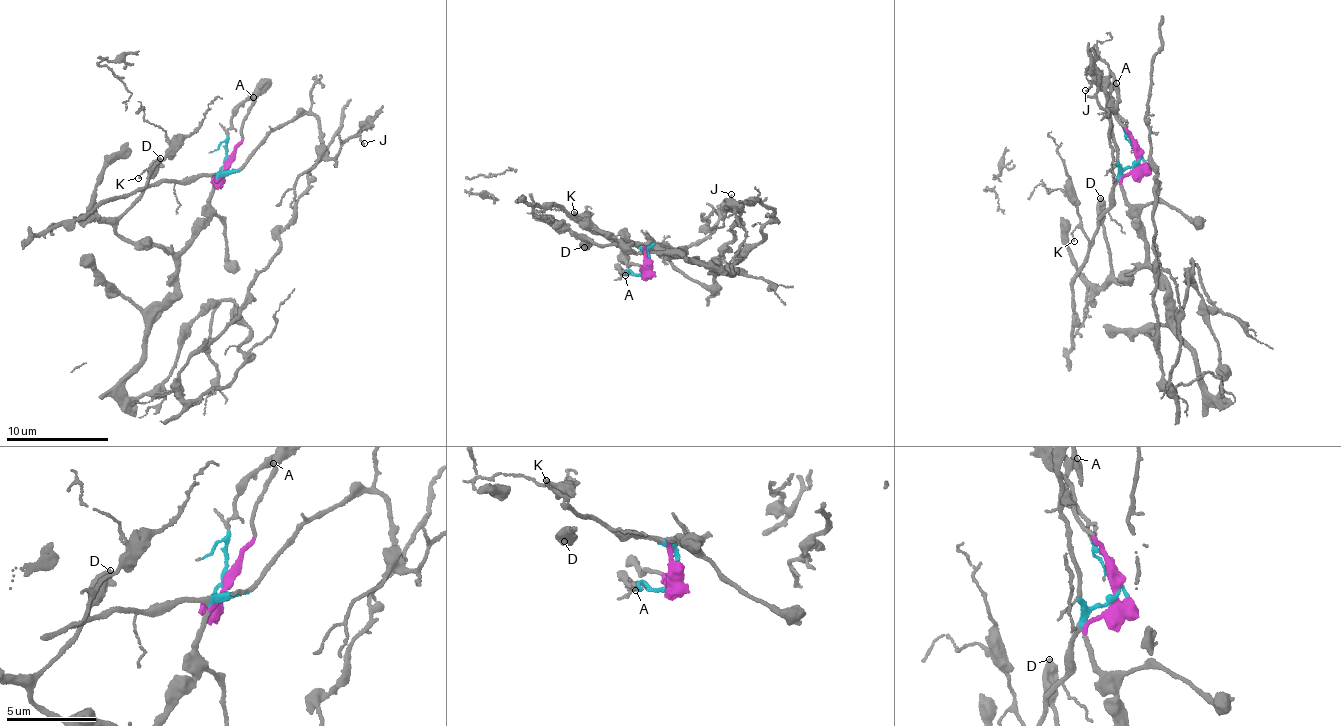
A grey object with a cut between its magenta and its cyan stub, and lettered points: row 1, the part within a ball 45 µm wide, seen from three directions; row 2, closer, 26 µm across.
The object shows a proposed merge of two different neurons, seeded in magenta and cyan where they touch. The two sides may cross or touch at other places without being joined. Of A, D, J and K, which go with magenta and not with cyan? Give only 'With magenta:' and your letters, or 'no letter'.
With magenta: D

